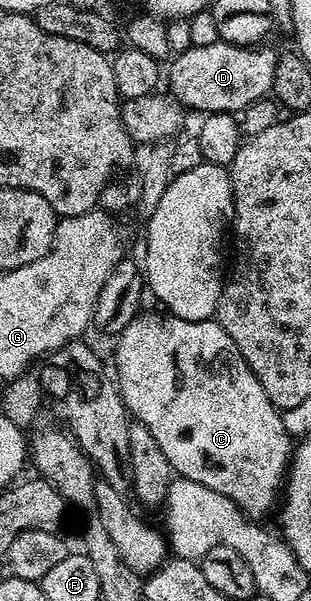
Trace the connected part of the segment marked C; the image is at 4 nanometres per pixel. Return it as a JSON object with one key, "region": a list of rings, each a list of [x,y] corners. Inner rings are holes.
{"region":[[[143,311],[120,331],[117,341],[119,341],[119,346],[116,347],[115,353],[119,356],[119,377],[117,376],[119,394],[123,396],[128,414],[145,427],[149,427],[153,439],[157,439],[157,447],[161,447],[161,451],[165,451],[165,459],[169,459],[172,470],[180,477],[193,479],[193,483],[213,487],[213,491],[228,497],[237,508],[242,509],[252,519],[263,519],[259,517],[265,516],[271,508],[274,510],[280,504],[281,490],[284,488],[287,470],[291,463],[293,436],[285,429],[280,417],[280,410],[276,409],[274,403],[269,399],[269,395],[265,395],[265,387],[261,387],[261,383],[257,379],[257,375],[253,375],[249,363],[245,363],[241,351],[237,351],[237,343],[233,343],[233,339],[229,339],[229,335],[220,327],[219,322],[214,319],[190,321],[173,317],[166,311]]]}

